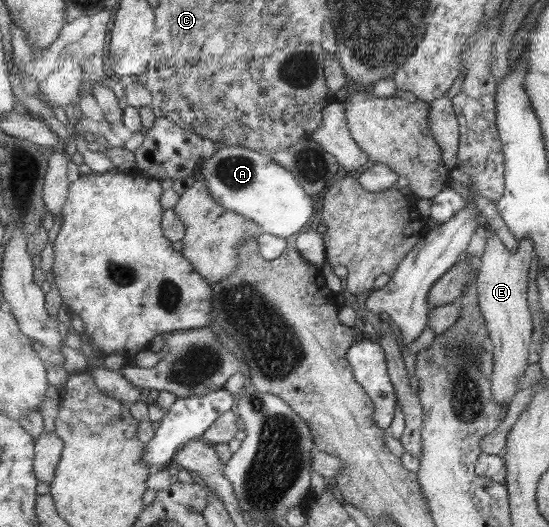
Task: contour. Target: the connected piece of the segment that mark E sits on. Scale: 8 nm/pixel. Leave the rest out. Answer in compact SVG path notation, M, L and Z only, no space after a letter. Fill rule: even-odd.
M490 230L486 237L486 243L483 248L483 253L476 259L478 265L476 266L476 273L474 275L474 290L478 302L478 310L482 314L482 319L485 322L484 327L488 330L488 341L492 348L492 373L491 378L491 393L495 398L496 404L510 403L510 395L516 389L518 392L518 383L514 385L514 379L518 375L522 375L524 367L526 367L526 359L528 359L528 345L530 345L530 311L526 305L526 281L528 281L528 263L532 259L532 240L530 238L522 238L517 242L518 250L510 253L502 243L500 237L496 235L494 230Z

